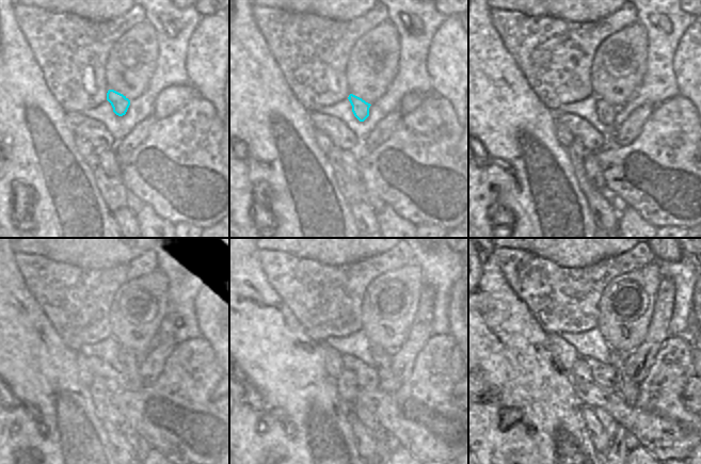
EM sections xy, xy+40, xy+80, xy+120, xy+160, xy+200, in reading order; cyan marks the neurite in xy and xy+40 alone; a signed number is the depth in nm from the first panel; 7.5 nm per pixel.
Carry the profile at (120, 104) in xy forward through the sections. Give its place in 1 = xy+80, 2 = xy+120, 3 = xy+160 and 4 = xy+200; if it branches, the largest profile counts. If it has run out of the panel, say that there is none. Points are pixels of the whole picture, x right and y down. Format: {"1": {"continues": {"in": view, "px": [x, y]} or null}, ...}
{"1": {"continues": {"in": "xy+80", "px": [606, 113]}}, "2": {"continues": {"in": "xy+120", "px": [127, 356]}}, "3": {"continues": {"in": "xy+160", "px": [386, 382]}}, "4": {"continues": {"in": "xy+200", "px": [628, 389]}}}

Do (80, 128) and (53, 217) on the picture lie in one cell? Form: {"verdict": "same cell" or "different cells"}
{"verdict": "different cells"}

